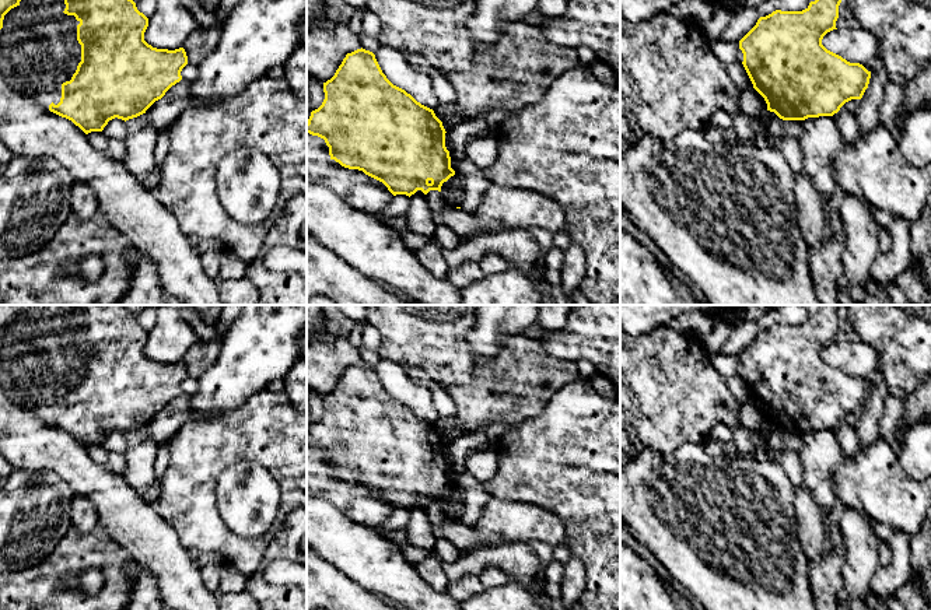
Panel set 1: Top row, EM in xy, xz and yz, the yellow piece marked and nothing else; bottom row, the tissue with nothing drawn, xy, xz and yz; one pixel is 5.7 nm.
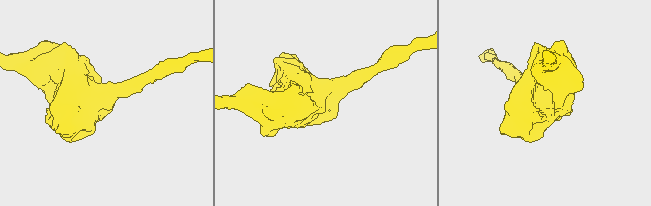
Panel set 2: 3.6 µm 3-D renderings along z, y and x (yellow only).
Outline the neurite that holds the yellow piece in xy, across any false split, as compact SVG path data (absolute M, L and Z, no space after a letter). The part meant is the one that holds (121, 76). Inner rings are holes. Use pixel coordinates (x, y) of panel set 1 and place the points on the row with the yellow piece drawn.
M0 0L0 73L8 85L71 120L85 134L102 132L109 120L137 118L182 80L183 48L157 49L144 41L148 18L133 0Z

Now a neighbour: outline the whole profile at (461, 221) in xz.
M448 206L441 213L433 213L433 220L437 225L451 228L459 236L479 229L479 218L475 213L465 211L463 208Z

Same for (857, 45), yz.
M862 27L833 29L823 36L822 45L850 63L862 64L868 71L881 64L879 43Z

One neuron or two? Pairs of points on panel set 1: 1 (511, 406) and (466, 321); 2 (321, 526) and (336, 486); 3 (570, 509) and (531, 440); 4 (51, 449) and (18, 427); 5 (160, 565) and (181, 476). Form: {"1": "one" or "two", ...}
{"1": "one", "2": "two", "3": "one", "4": "one", "5": "two"}

